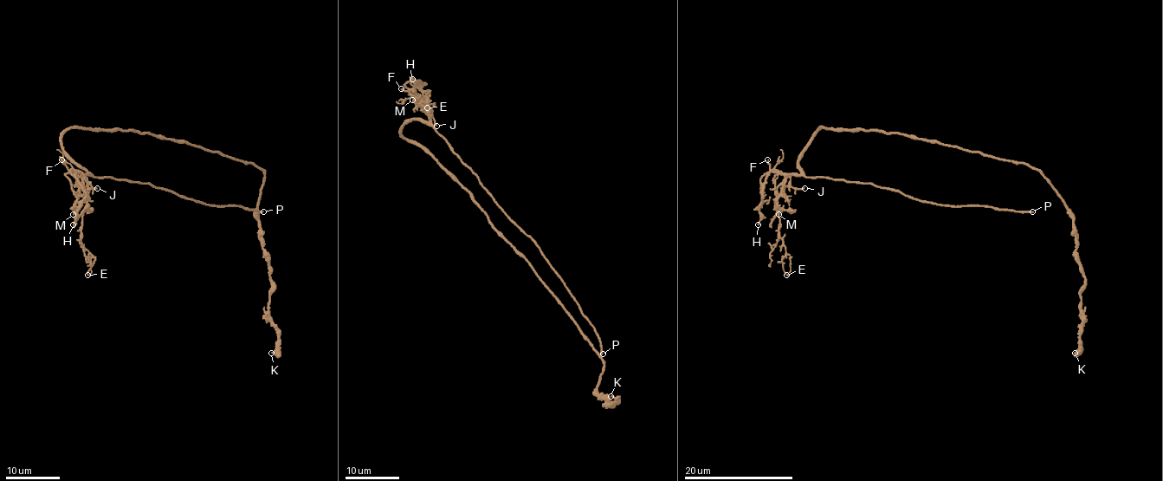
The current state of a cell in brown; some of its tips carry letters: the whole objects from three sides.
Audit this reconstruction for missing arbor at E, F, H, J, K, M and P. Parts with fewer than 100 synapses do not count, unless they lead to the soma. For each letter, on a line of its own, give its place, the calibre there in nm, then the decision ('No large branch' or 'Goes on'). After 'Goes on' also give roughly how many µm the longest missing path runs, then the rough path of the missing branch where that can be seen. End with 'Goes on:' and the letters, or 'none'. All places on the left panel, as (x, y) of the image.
E: Place: (87, 275). Thickness 80 nm. No large branch
F: Place: (61, 159). Thickness 150 nm. No large branch
H: Place: (73, 224). Thickness 130 nm. No large branch
J: Place: (97, 188). Thickness 140 nm. No large branch
K: Place: (271, 353). Thickness 170 nm. No large branch
M: Place: (73, 214). Thickness 240 nm. No large branch
P: Place: (263, 211). Thickness 240 nm. Goes on. Missing length about 15 µm. Course of what is missing: (263, 211), (248, 219), (249, 222)
Goes on: P

